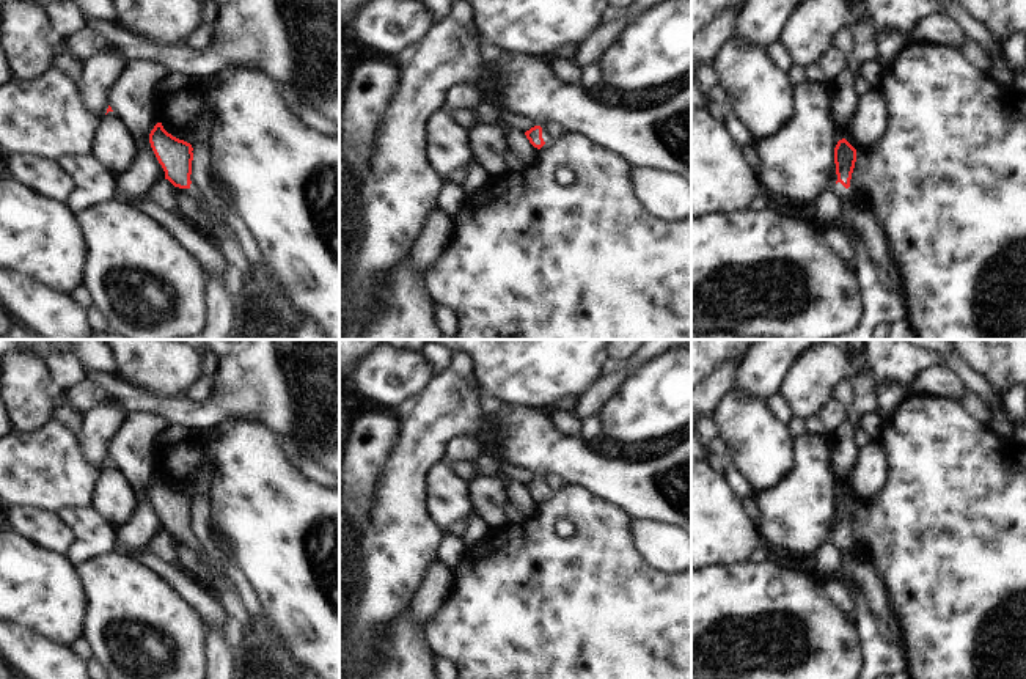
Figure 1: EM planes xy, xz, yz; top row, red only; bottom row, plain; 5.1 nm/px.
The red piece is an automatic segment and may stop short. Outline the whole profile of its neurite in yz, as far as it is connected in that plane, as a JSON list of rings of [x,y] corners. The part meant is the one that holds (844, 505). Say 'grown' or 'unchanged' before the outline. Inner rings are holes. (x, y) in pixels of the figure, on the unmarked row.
grown; [[[845,490],[839,492],[834,500],[834,516],[837,527],[834,542],[844,556],[841,577],[845,582],[856,582],[864,589],[869,607],[877,621],[885,621],[889,596],[878,569],[869,561],[855,560],[845,545],[845,542],[850,539],[855,514],[856,501]]]

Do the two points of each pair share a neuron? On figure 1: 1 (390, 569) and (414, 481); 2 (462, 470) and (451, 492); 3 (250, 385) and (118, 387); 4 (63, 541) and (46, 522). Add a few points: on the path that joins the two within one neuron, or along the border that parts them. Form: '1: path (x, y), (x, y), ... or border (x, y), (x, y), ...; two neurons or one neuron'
1: path (401, 547), (403, 503); one neuron
2: border (445, 461), (469, 483); two neurons
3: path (217, 411), (175, 411), (151, 403); one neuron
4: path (58, 536), (49, 527); one neuron

